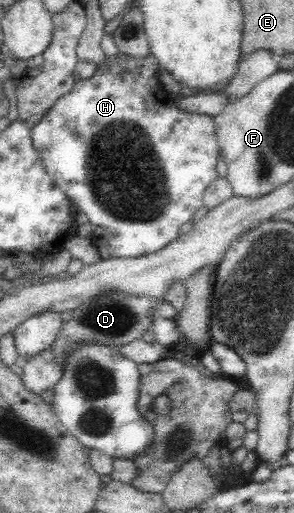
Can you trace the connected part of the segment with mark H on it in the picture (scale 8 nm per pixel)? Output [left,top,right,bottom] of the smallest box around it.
[29,54,221,259]

